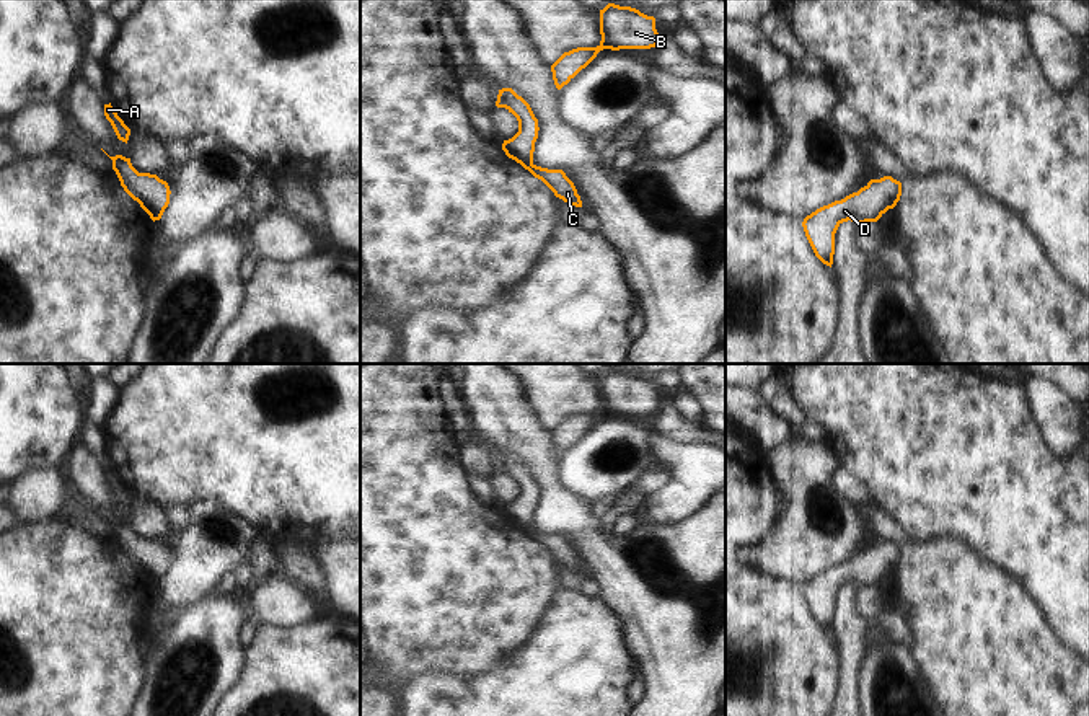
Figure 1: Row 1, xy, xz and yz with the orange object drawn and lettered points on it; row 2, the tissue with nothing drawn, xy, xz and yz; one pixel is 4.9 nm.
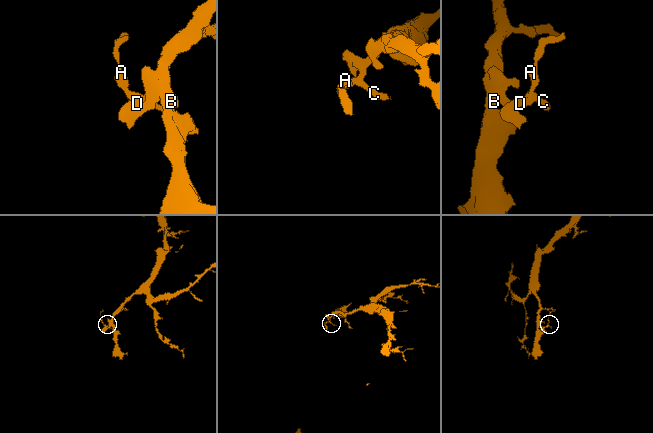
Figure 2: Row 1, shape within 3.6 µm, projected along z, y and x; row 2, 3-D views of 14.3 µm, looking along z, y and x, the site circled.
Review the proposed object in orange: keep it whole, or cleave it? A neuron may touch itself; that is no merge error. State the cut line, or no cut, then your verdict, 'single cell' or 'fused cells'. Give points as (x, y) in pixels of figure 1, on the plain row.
cut none; single cell

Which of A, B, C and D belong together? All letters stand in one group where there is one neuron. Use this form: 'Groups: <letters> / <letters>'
Groups: A B C D.

